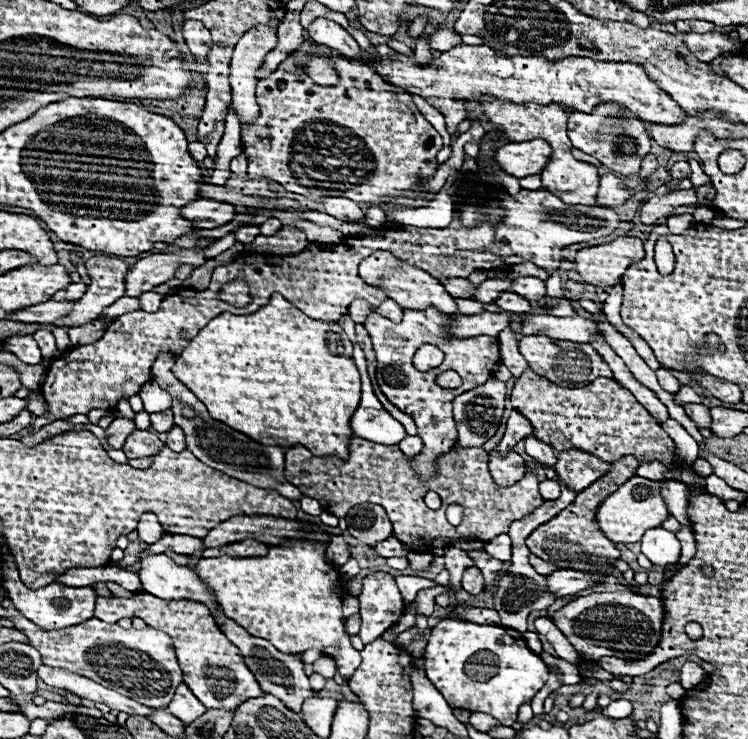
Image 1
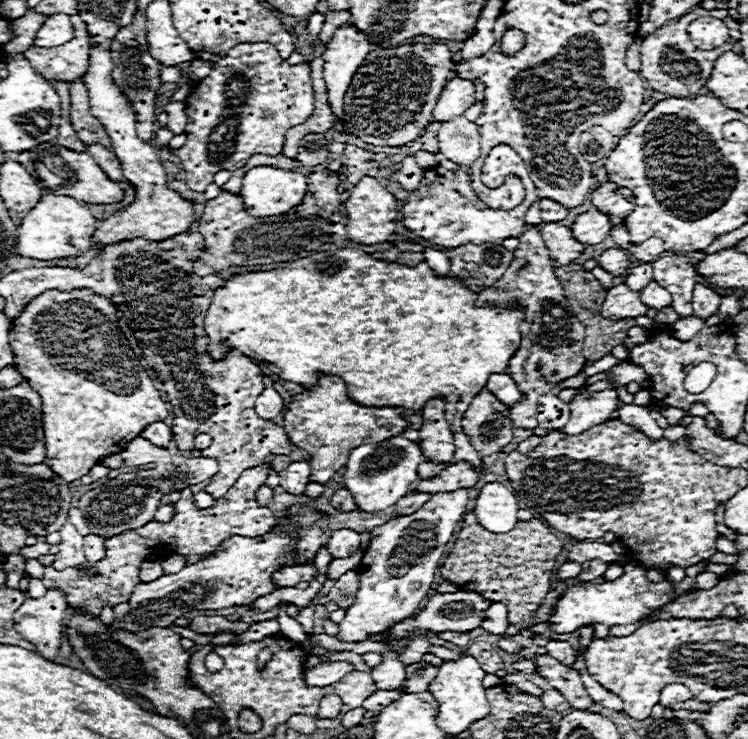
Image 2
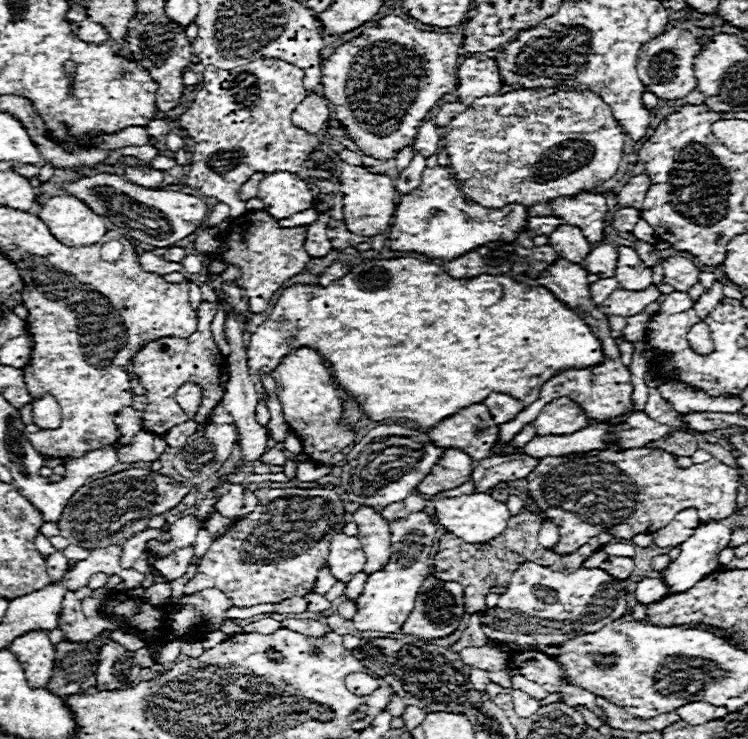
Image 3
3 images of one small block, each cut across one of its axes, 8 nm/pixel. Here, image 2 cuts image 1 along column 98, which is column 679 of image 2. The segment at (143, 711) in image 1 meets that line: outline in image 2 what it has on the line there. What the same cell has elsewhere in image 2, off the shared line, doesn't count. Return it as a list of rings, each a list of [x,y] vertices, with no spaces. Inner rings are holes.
[[[668,684],[660,694],[660,704],[662,706],[672,706],[676,702],[686,702],[690,698],[692,698],[692,694],[684,684]]]

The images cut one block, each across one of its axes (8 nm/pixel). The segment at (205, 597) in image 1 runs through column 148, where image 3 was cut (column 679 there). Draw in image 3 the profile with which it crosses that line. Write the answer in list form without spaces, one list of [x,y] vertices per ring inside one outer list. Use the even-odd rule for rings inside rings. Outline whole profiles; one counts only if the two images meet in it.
[[[720,522],[700,524],[700,526],[696,528],[696,534],[690,536],[684,544],[680,544],[682,554],[680,554],[676,560],[672,560],[672,562],[668,564],[668,568],[662,572],[662,578],[664,578],[664,582],[668,584],[668,594],[686,592],[686,590],[692,588],[696,582],[704,580],[704,576],[712,574],[712,572],[718,568],[718,552],[728,546],[730,536],[732,536],[732,528],[728,528],[728,526],[720,524]]]

